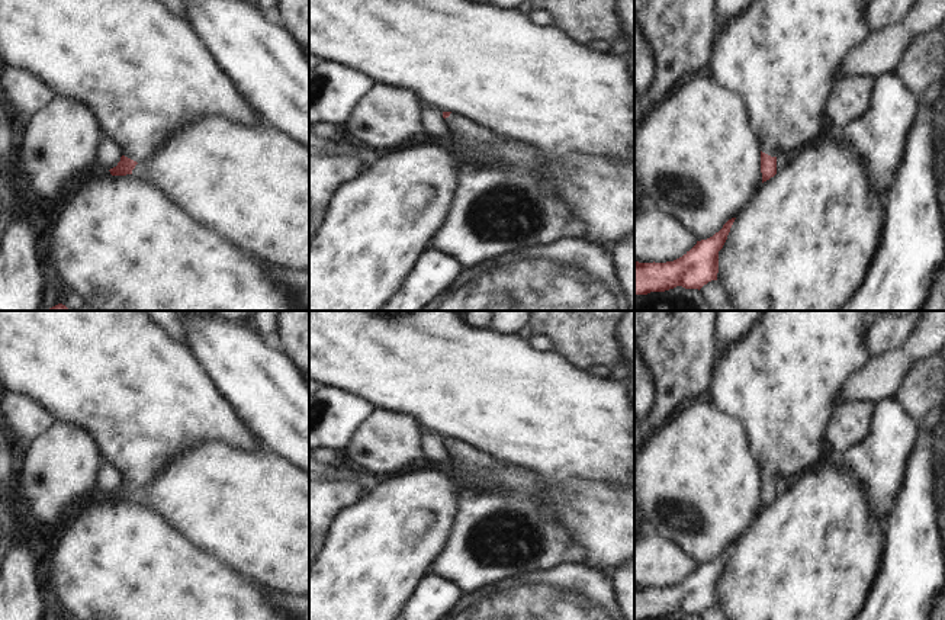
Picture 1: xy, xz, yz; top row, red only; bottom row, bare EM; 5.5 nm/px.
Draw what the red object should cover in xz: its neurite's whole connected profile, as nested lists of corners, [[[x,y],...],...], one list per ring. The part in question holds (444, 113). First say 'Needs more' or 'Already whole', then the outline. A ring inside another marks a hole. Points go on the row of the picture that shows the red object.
Needs more. [[[443,112],[443,118],[446,119],[447,136],[441,142],[462,161],[499,163],[495,151],[511,142],[508,138],[494,134],[465,116]]]

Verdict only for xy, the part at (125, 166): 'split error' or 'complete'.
split error

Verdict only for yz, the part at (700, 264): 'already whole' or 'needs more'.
already whole

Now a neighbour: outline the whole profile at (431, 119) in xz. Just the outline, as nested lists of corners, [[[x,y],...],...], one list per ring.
[[[422,105],[420,110],[420,123],[430,139],[441,141],[447,138],[446,119],[440,109]]]

